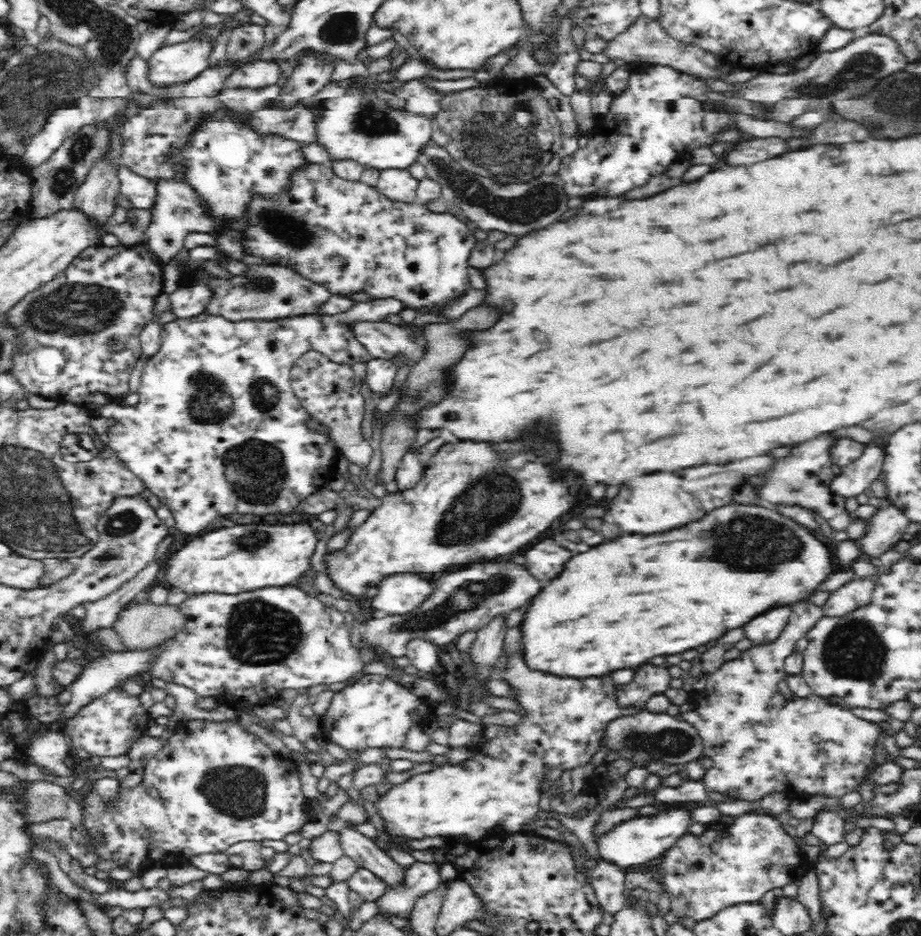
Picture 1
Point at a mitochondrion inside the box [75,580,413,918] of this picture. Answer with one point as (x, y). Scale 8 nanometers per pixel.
(258, 633)

